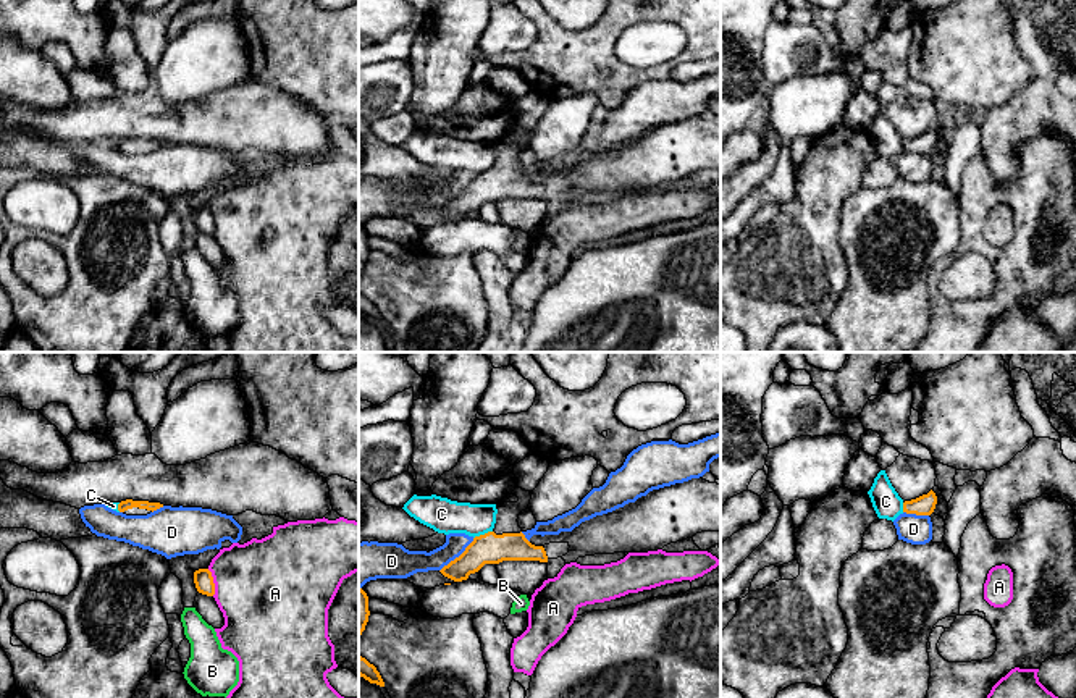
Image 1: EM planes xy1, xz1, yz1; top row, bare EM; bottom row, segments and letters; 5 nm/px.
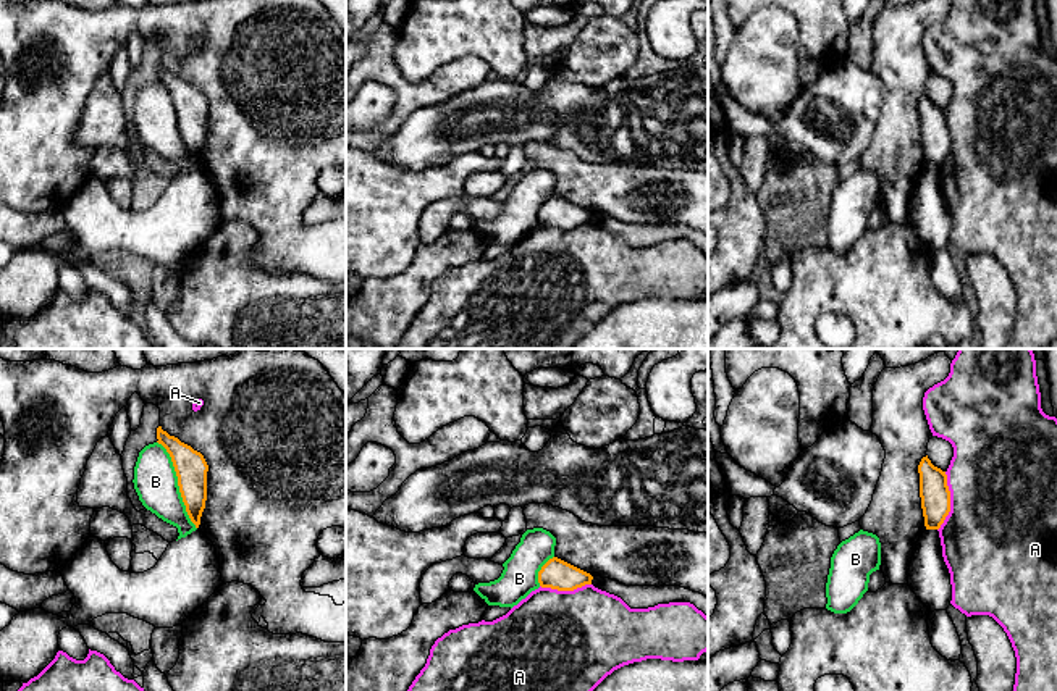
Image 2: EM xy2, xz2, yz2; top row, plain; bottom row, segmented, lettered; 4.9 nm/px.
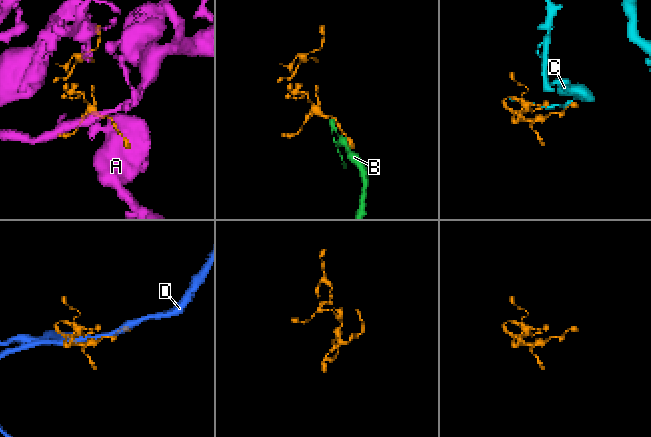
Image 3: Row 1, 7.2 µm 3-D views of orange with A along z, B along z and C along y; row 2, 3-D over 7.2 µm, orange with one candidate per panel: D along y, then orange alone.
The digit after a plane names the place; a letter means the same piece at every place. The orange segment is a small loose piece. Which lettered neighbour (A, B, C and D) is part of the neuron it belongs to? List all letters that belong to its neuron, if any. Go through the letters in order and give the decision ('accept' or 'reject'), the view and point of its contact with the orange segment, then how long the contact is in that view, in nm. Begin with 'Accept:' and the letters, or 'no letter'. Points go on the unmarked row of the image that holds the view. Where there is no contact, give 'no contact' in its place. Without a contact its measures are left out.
Accept: no letter
A: reject; contact yz2 (949, 139); length 300 nm
B: reject; contact xy2 (178, 123); length 480 nm
C: reject; contact xz1 (482, 173); length 100 nm
D: reject; contact xz1 (459, 194); length 240 nm

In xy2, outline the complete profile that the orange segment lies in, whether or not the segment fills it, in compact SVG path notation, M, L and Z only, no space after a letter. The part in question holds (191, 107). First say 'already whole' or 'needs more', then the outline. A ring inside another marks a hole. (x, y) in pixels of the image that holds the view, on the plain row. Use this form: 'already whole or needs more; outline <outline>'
already whole; outline M162 65L157 66L157 77L171 95L186 150L199 166L207 139L208 103L200 90L170 74Z

